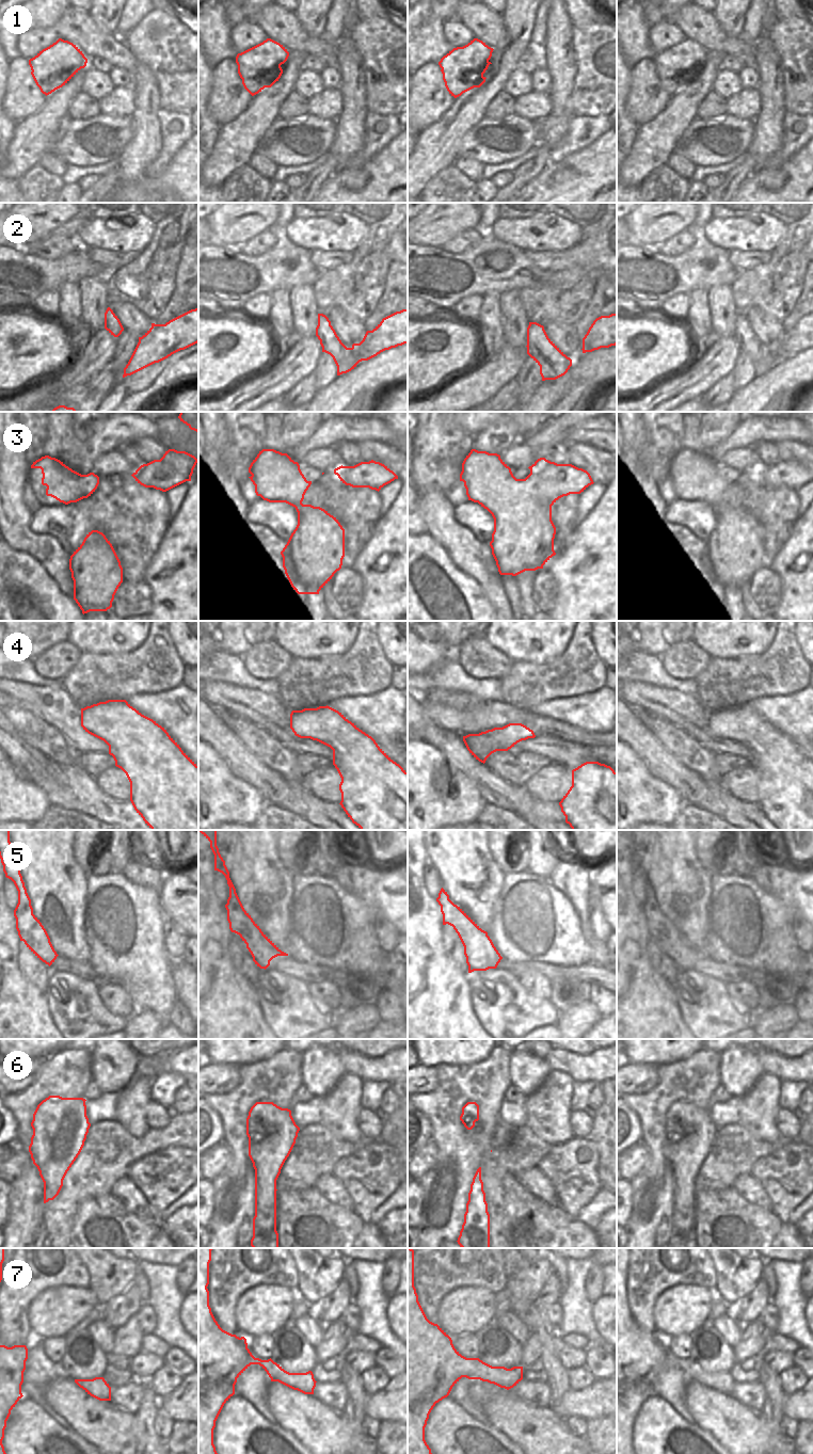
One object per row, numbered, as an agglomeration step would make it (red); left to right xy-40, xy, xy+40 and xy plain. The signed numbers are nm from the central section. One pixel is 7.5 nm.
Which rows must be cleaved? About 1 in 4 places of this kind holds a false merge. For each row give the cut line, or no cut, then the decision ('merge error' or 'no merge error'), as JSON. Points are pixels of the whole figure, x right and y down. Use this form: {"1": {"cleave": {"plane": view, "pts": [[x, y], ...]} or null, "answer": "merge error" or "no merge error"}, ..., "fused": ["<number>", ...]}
{"1": {"cleave": null, "answer": "no merge error"}, "2": {"cleave": {"plane": "xy", "pts": [[351, 348], [359, 362]]}, "answer": "merge error"}, "3": {"cleave": null, "answer": "no merge error"}, "4": {"cleave": null, "answer": "no merge error"}, "5": {"cleave": null, "answer": "no merge error"}, "6": {"cleave": null, "answer": "no merge error"}, "7": {"cleave": null, "answer": "no merge error"}, "fused": ["2"]}

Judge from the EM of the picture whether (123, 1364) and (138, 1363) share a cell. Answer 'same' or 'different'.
different

